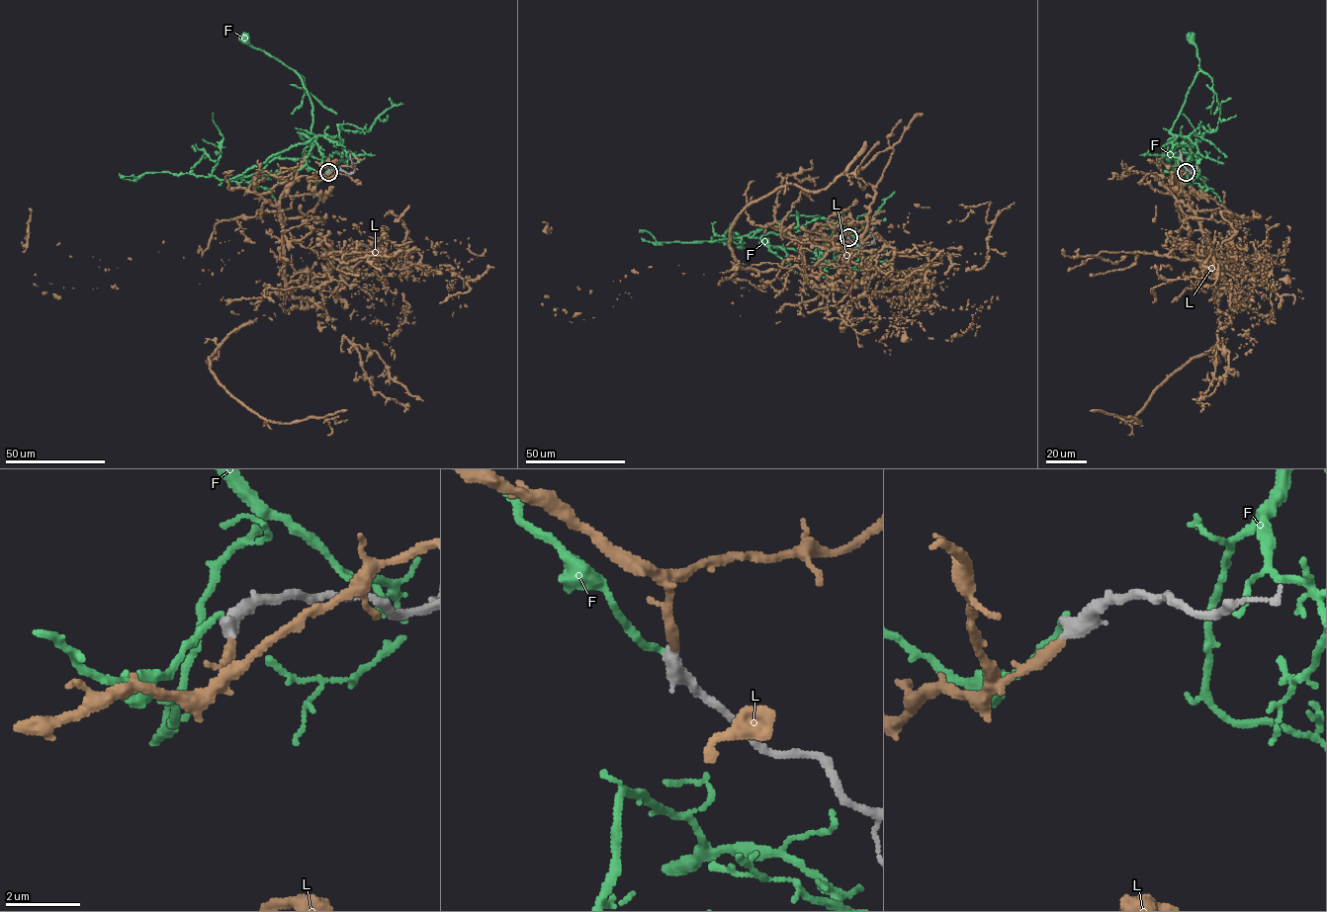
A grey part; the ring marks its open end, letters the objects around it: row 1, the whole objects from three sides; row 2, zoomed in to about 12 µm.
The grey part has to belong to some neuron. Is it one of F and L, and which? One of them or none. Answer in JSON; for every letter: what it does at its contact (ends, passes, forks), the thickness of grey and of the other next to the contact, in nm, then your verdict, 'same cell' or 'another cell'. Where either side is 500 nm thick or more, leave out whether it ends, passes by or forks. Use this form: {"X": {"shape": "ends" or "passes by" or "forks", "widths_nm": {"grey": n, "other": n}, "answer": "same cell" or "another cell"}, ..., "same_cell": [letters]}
{"F": {"widths_nm": {"grey": 500, "other": 160}, "answer": "another cell"}, "L": {"shape": "ends", "widths_nm": {"grey": 460, "other": 280}, "answer": "same cell"}, "same_cell": ["L"]}

